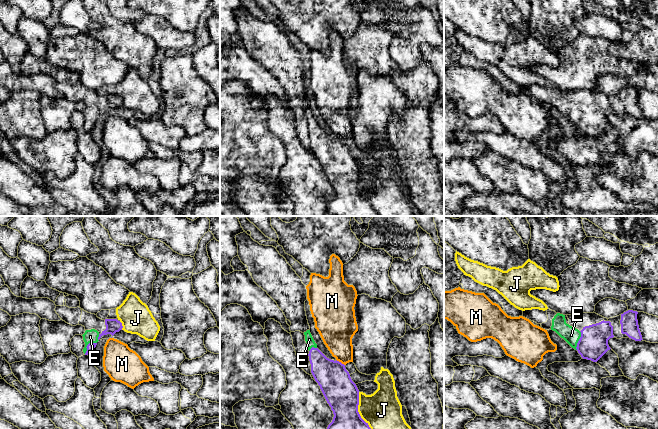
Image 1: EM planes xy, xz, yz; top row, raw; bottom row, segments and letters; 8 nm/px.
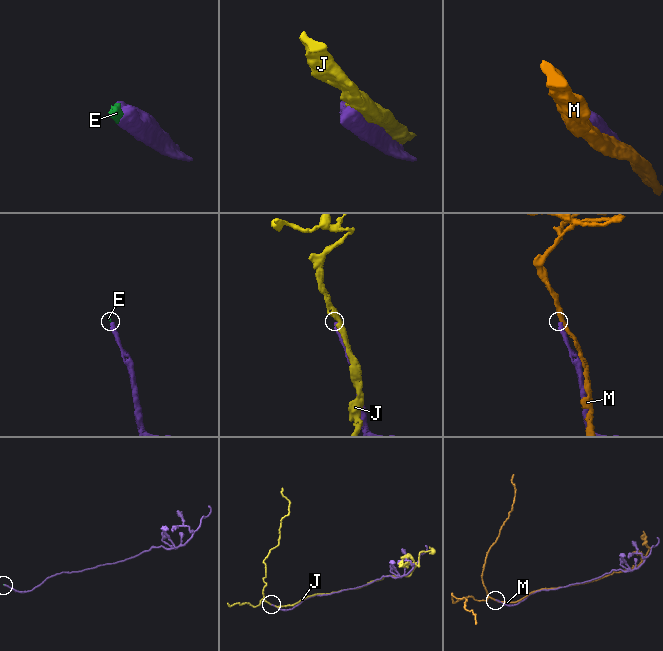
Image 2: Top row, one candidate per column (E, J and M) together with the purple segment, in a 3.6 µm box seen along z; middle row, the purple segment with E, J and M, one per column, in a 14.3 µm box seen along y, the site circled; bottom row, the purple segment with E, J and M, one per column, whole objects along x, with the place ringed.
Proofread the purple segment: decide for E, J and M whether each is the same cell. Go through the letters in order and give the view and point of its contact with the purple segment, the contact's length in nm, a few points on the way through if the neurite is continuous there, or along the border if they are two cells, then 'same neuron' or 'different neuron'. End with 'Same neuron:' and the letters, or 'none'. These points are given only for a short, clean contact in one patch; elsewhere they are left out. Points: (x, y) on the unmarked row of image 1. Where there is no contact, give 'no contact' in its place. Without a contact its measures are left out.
E: yz (579, 116) | 160 nm | across yz (593, 120), (579, 116), (571, 111) | same neuron
J: xz (360, 192) | 420 nm | different neuron
M: xz (340, 138) | 90 nm | different neuron
Same neuron: E

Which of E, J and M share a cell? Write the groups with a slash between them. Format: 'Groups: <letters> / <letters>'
Groups: E / J / M

